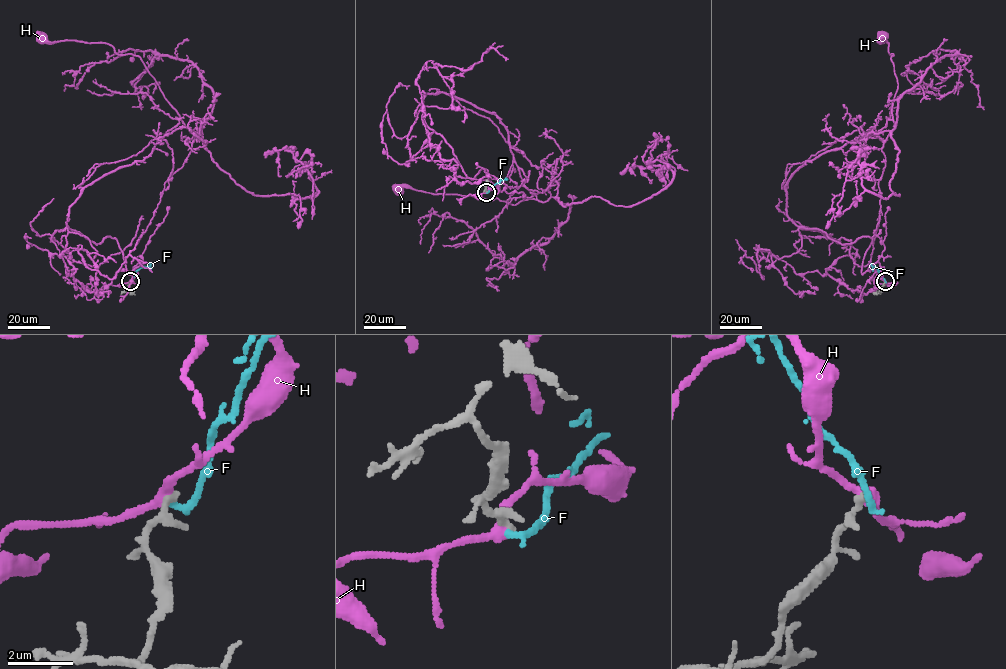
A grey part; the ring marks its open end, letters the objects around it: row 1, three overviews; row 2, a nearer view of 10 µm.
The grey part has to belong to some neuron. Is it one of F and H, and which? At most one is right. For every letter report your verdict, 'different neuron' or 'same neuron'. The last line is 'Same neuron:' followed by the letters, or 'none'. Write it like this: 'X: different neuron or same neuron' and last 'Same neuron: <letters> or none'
F: different neuron
H: different neuron
Same neuron: none

